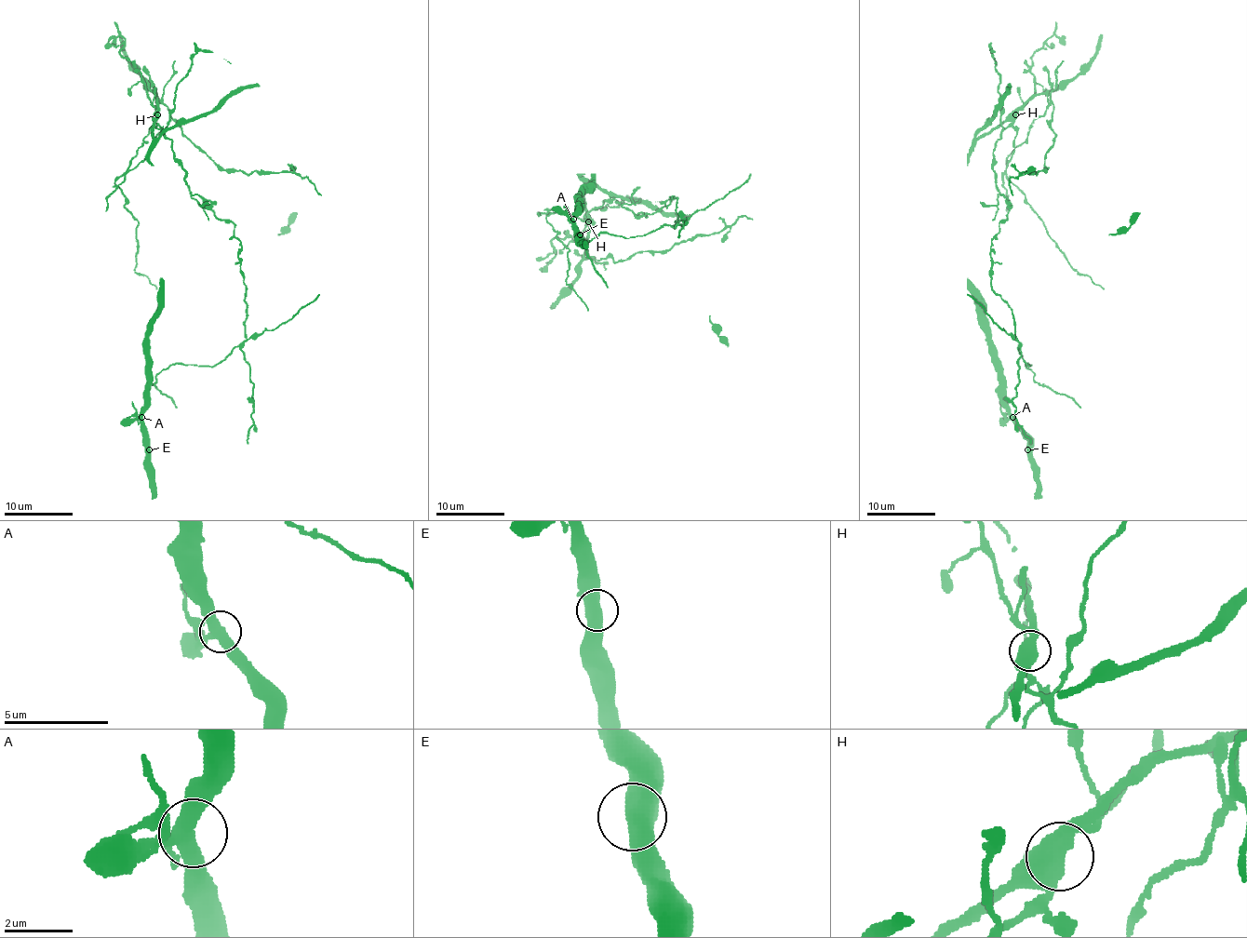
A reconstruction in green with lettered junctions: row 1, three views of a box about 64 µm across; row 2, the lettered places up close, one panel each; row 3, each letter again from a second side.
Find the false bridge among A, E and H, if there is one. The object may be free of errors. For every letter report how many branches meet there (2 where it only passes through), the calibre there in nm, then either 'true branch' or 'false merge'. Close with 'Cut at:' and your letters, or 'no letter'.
A: 3 | 440 nm | true branch
E: 2 | 550 nm | true branch
H: 3 | 500 nm | false merge
Cut at: H

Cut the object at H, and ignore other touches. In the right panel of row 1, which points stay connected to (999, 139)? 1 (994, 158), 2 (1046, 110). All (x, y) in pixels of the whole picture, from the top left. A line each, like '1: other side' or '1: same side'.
1: same side
2: same side

